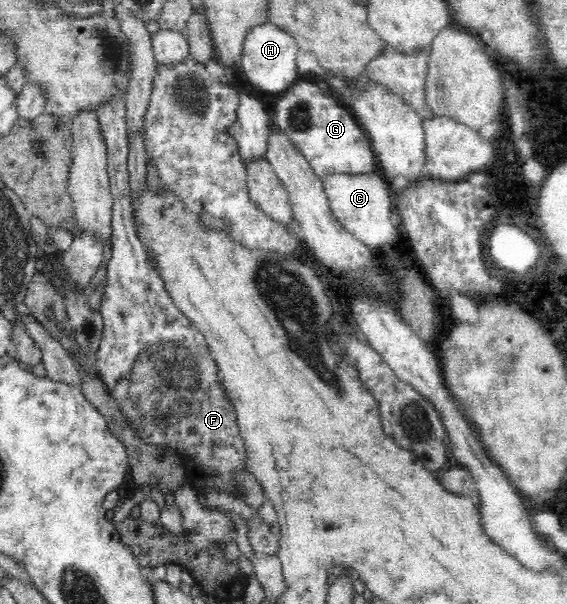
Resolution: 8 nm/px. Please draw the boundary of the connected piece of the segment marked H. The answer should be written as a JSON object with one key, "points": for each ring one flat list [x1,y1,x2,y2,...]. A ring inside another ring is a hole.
{"points":[[270,22,260,24,251,28,246,35,239,63,240,70,252,86,264,92,281,92,292,86,298,78,298,66,296,65,298,52,299,46,292,35]]}

